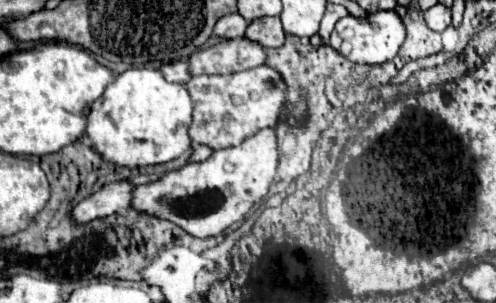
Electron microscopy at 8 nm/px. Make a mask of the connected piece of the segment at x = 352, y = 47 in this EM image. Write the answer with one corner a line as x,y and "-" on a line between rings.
384,10
384,12
376,12
376,14
368,14
366,18
356,18
352,14
340,18
336,22
336,28
330,36
330,46
340,52
344,58
356,62
356,64
384,64
388,60
392,60
400,46
404,44
404,36
406,36
406,28
404,28
404,20
394,12
394,10

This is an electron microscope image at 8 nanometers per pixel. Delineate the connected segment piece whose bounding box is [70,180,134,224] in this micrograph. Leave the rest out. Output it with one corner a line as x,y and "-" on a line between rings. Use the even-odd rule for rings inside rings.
122,180
122,182
110,182
102,190
94,192
90,198
82,200
72,208
70,216
74,224
88,224
90,220
106,218
110,214
124,212
130,206
132,200
132,184

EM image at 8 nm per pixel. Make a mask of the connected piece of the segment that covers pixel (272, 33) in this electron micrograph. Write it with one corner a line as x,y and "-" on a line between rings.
266,16
250,22
244,36
264,48
278,48
284,44
284,38
286,38
278,16
272,16
272,18

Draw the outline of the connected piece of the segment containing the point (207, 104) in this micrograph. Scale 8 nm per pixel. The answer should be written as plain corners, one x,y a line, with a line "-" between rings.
256,66
226,76
194,76
188,80
186,90
192,98
192,124
188,134
192,142
206,144
212,150
232,148
262,128
276,126
280,106
286,100
282,76
268,66

